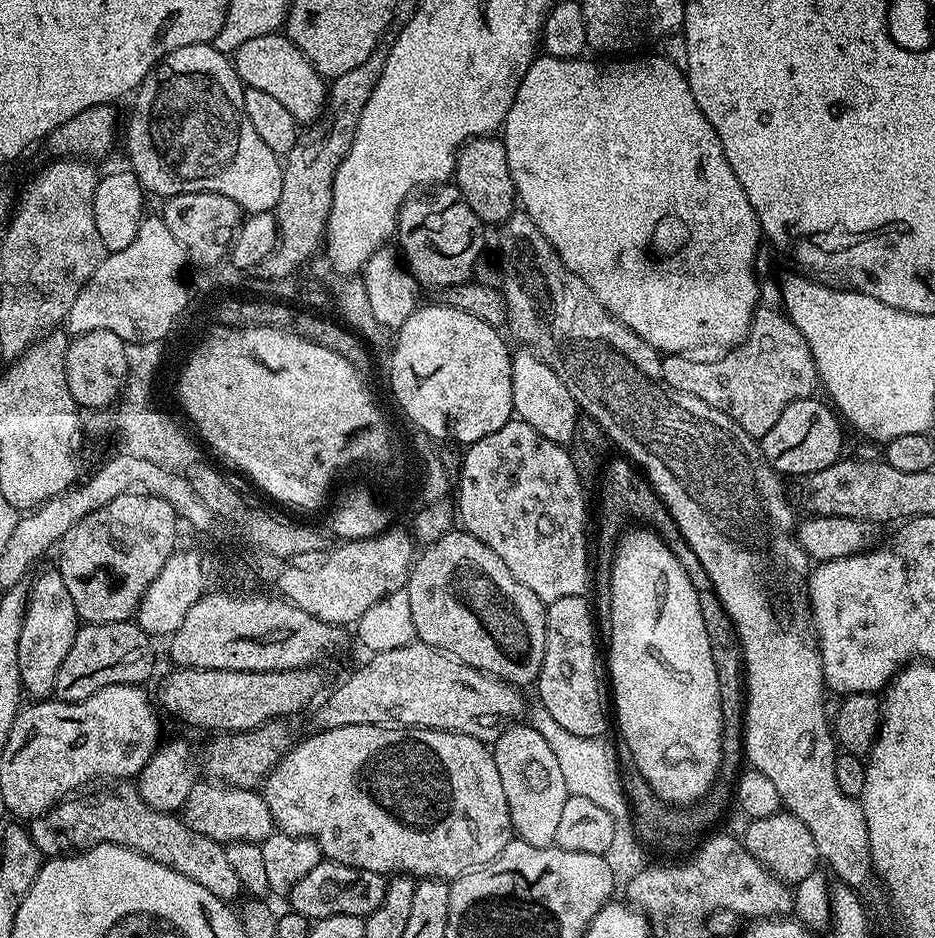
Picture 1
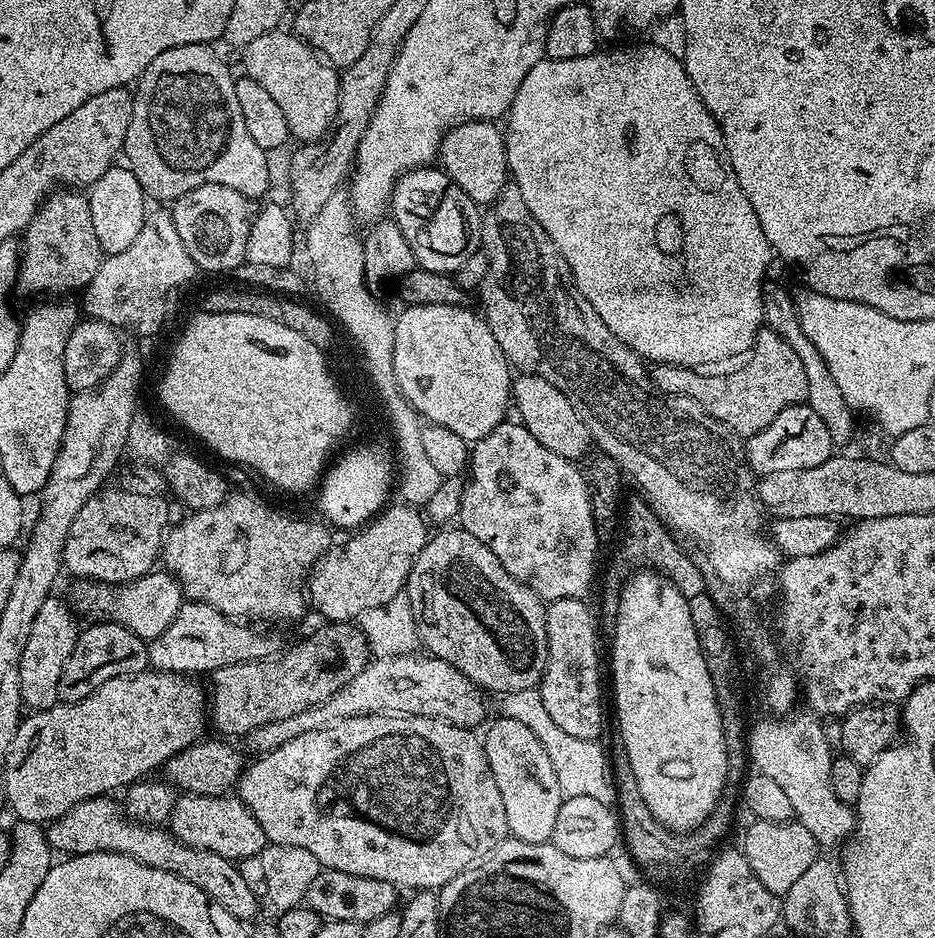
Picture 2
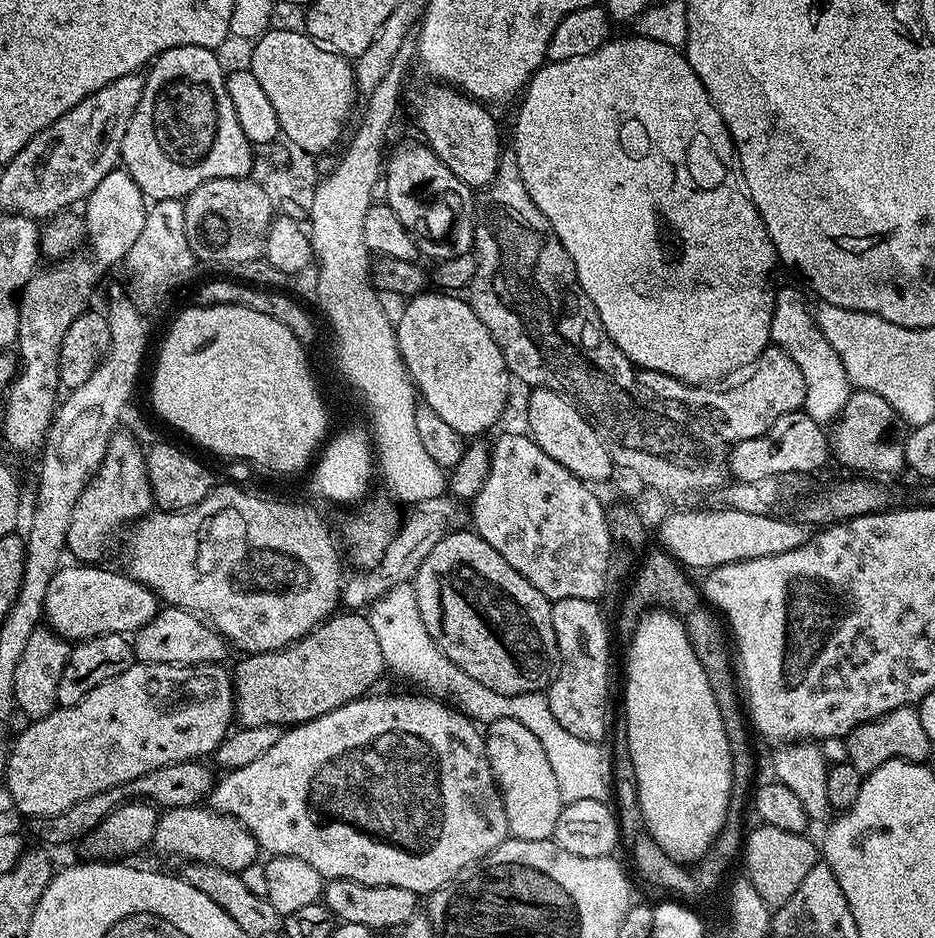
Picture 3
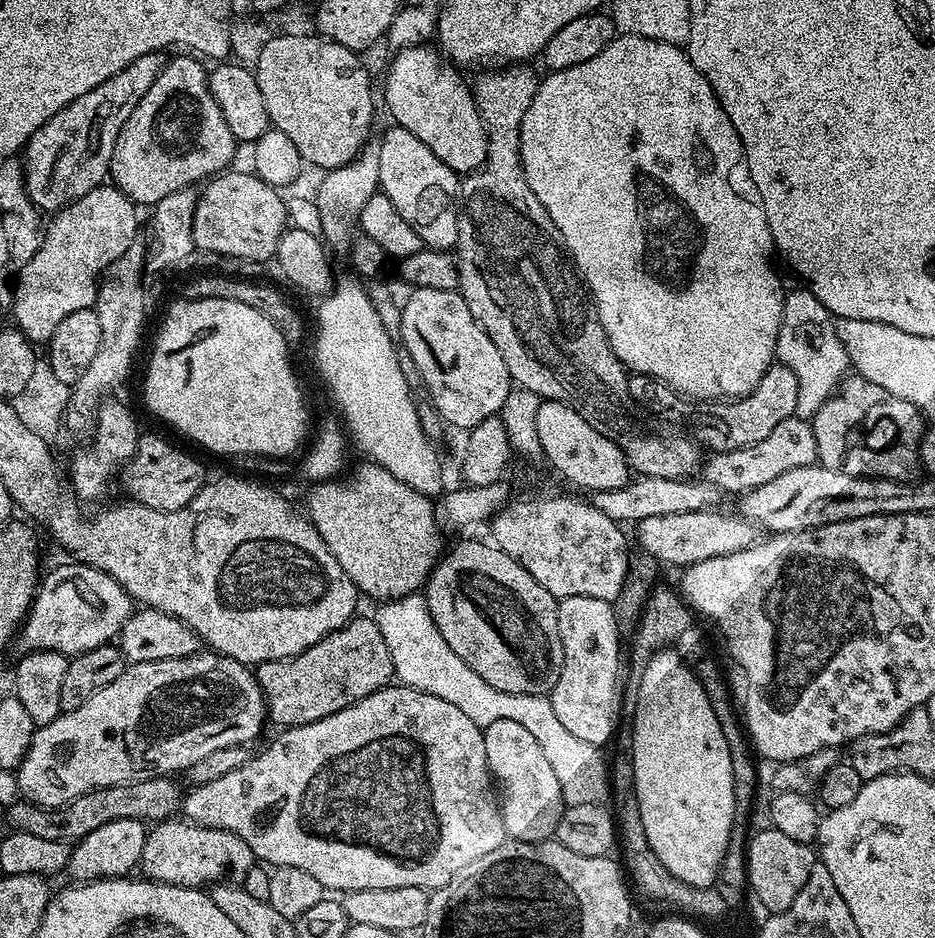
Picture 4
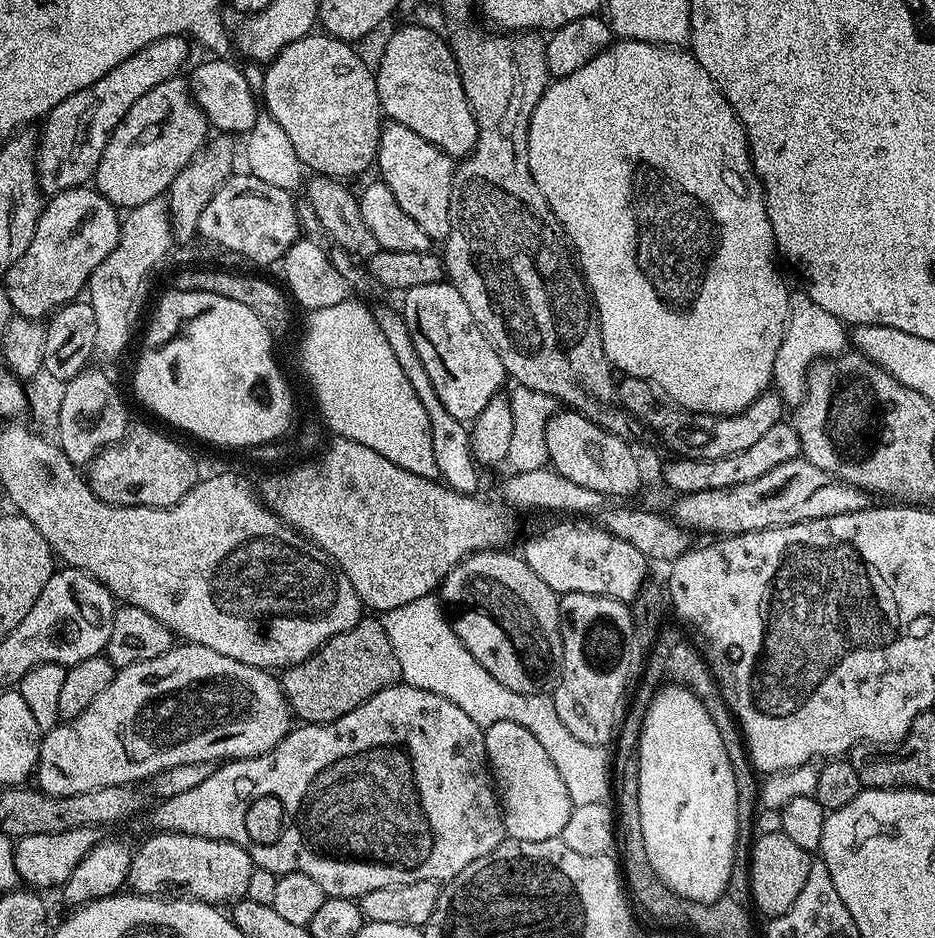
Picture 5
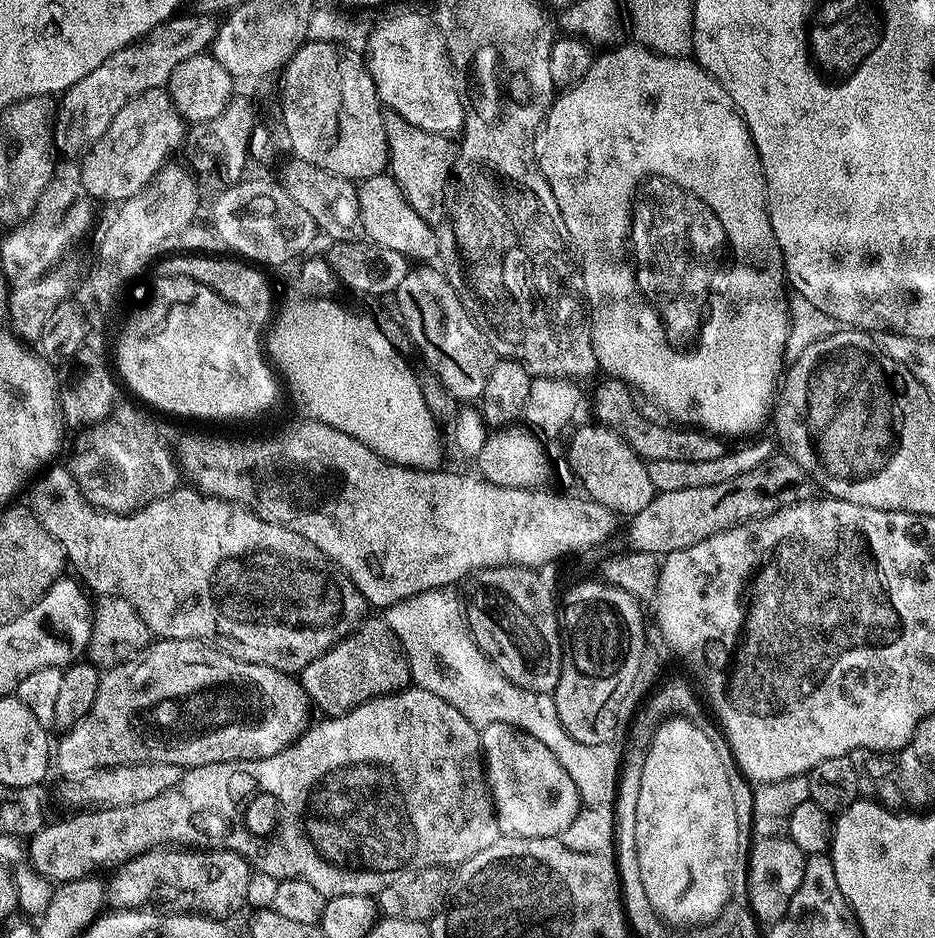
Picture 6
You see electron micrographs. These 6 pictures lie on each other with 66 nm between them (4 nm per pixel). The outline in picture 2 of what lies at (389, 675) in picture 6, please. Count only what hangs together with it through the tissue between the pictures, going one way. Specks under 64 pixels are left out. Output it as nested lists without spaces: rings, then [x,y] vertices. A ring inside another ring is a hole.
[[[325,623],[325,628],[317,630],[313,636],[305,638],[301,644],[296,644],[292,649],[281,651],[279,654],[266,660],[247,660],[241,664],[234,666],[222,666],[217,672],[211,673],[210,680],[212,680],[212,692],[210,688],[210,720],[216,723],[217,733],[223,734],[225,737],[232,738],[232,735],[243,734],[254,730],[258,726],[266,726],[266,722],[278,722],[278,718],[290,718],[294,714],[302,714],[302,710],[310,710],[312,706],[318,706],[322,702],[326,702],[332,697],[336,691],[342,686],[346,686],[346,682],[350,682],[350,678],[354,678],[354,674],[362,674],[362,670],[370,662],[370,649],[368,647],[368,640],[364,637],[363,627],[357,626],[355,623]]]

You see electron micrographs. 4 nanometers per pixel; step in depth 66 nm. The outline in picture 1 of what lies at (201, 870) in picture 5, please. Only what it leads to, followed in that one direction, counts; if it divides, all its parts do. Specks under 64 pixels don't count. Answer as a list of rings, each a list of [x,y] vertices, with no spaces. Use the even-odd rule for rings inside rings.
[[[207,778],[201,779],[190,790],[182,809],[182,819],[198,834],[225,846],[241,842],[261,845],[274,831],[272,815],[259,791],[221,784]]]

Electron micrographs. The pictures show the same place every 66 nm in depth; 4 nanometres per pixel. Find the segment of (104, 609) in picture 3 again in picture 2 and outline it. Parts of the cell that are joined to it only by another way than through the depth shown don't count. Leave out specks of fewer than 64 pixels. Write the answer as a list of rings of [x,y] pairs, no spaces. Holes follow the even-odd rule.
[[[153,570],[138,580],[119,586],[98,584],[95,580],[80,580],[77,585],[77,609],[80,607],[84,612],[97,612],[100,615],[97,617],[126,626],[146,642],[158,638],[158,634],[162,634],[162,630],[166,630],[166,626],[174,622],[180,605],[186,600],[175,576],[164,570]]]

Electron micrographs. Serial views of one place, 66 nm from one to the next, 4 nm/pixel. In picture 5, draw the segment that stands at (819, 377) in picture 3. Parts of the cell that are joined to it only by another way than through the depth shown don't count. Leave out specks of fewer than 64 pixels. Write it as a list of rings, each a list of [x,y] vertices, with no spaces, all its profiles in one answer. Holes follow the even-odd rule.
[[[793,291],[789,295],[788,321],[785,324],[782,346],[774,358],[772,371],[773,387],[787,409],[794,410],[805,397],[807,372],[812,365],[817,360],[841,355],[847,346],[848,330],[843,321],[830,314],[828,310],[822,310],[822,306],[814,302],[807,291]]]

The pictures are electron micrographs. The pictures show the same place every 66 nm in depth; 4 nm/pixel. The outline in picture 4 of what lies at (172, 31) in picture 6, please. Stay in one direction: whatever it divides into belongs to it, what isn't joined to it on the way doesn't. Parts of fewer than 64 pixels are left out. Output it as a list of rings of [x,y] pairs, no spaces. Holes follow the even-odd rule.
[[[163,51],[134,58],[126,70],[118,70],[114,78],[106,78],[102,86],[94,86],[94,90],[82,94],[82,98],[74,98],[70,106],[58,110],[54,118],[30,137],[22,149],[24,189],[41,213],[55,214],[105,183],[112,166],[114,142],[118,142],[126,118],[134,114],[134,106],[142,102],[142,94],[146,94],[146,90],[154,86],[154,78],[162,74],[165,63]]]

